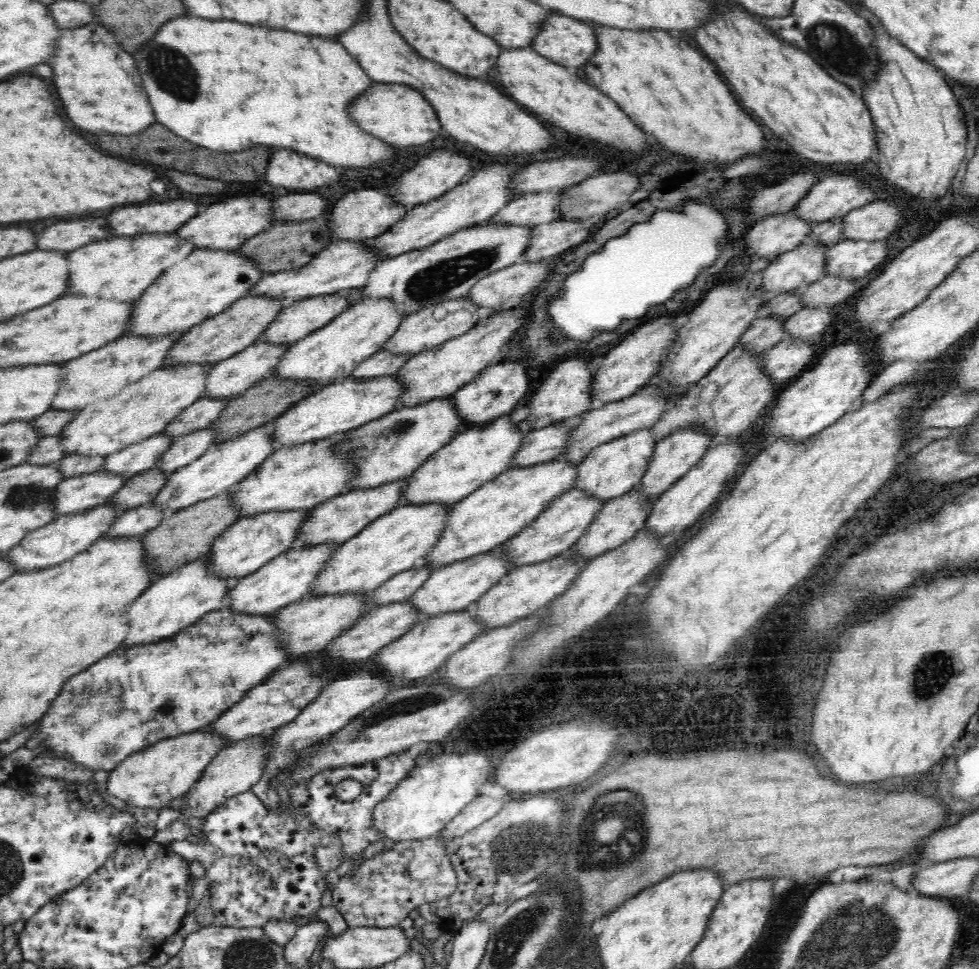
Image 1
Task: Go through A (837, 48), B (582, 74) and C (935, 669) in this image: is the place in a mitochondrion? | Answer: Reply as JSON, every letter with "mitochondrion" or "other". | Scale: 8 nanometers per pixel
{"A":"mitochondrion","B":"other","C":"mitochondrion"}

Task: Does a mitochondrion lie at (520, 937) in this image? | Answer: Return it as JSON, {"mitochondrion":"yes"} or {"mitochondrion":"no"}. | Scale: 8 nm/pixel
{"mitochondrion":"yes"}

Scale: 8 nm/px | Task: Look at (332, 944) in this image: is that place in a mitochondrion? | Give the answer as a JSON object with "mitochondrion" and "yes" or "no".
{"mitochondrion":"no"}

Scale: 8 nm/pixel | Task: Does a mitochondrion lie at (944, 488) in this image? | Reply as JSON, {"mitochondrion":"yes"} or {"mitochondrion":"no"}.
{"mitochondrion":"no"}

